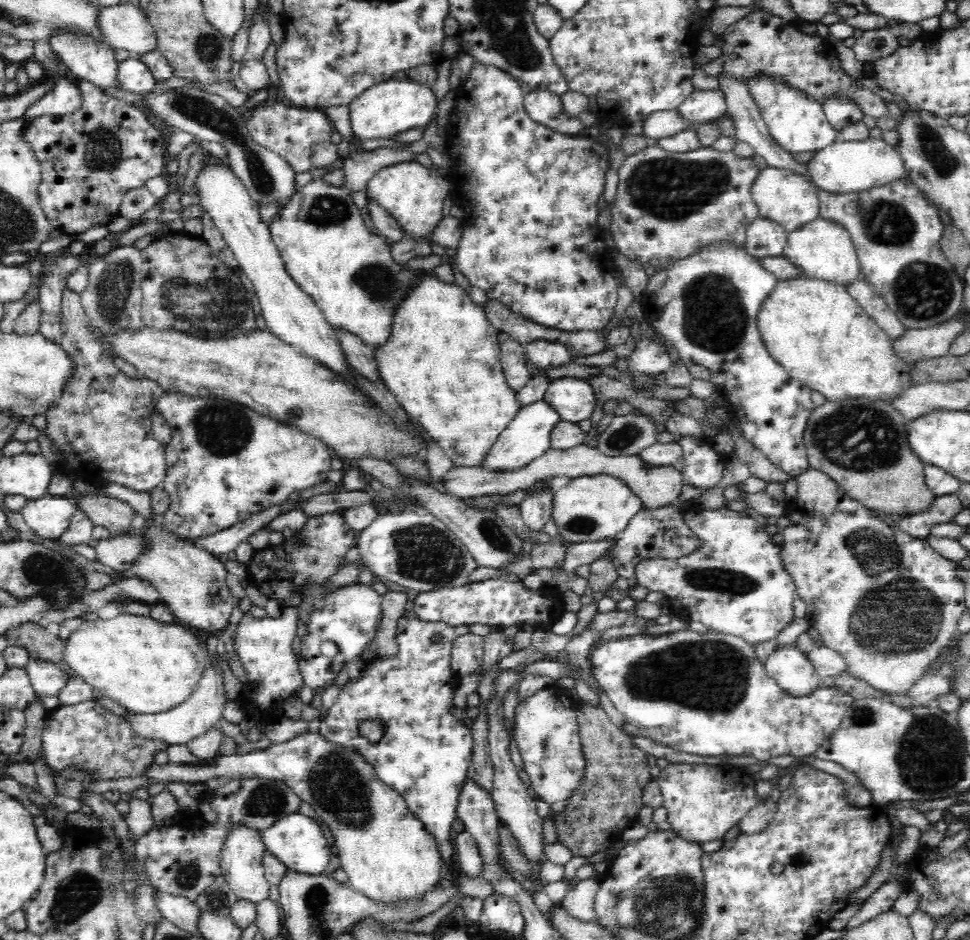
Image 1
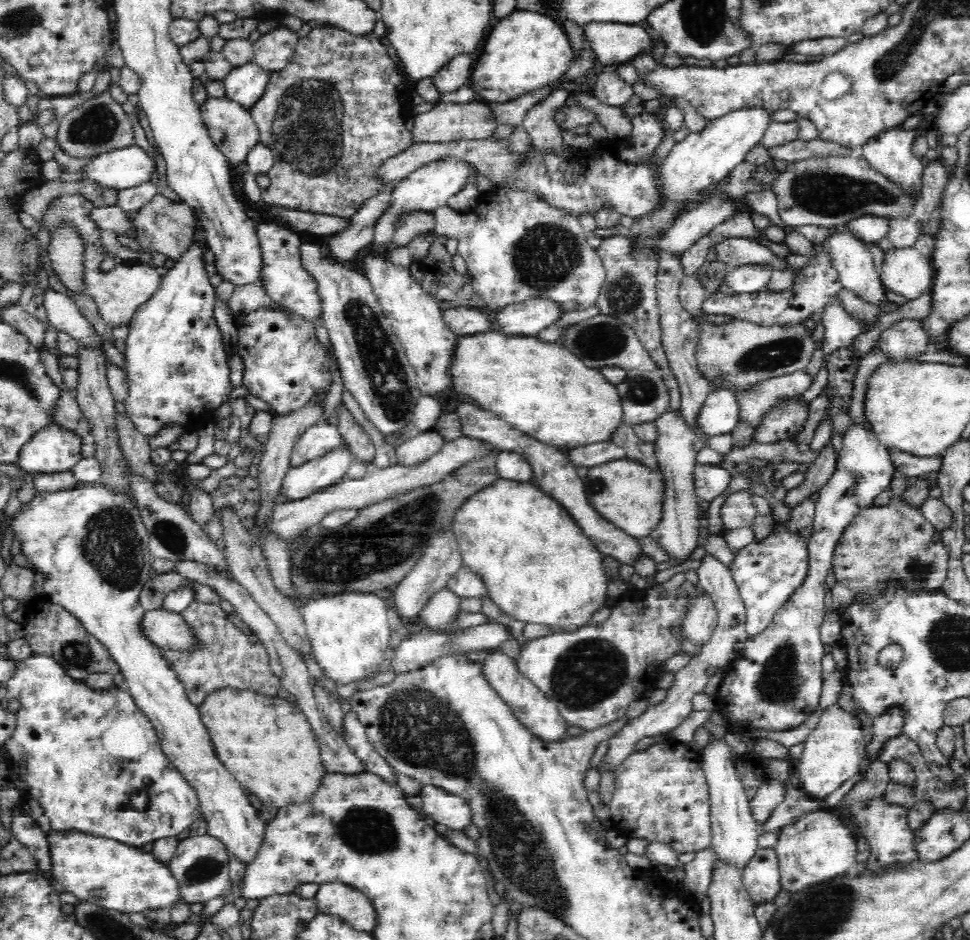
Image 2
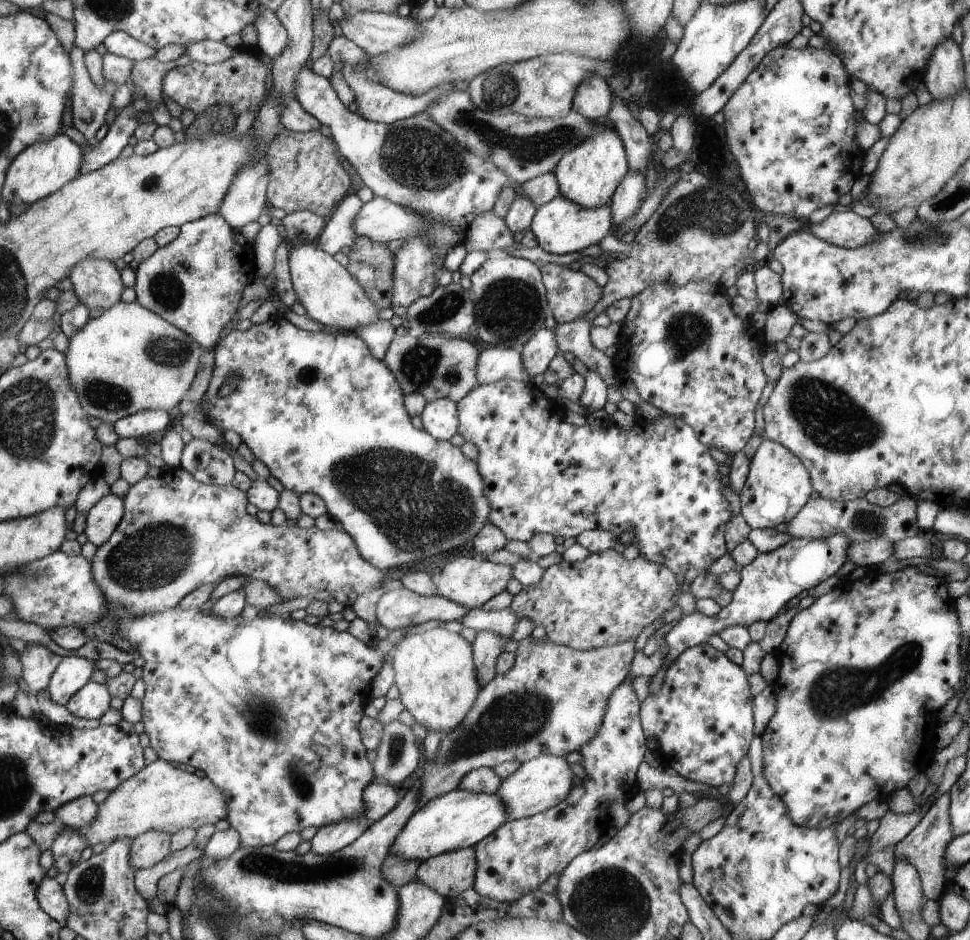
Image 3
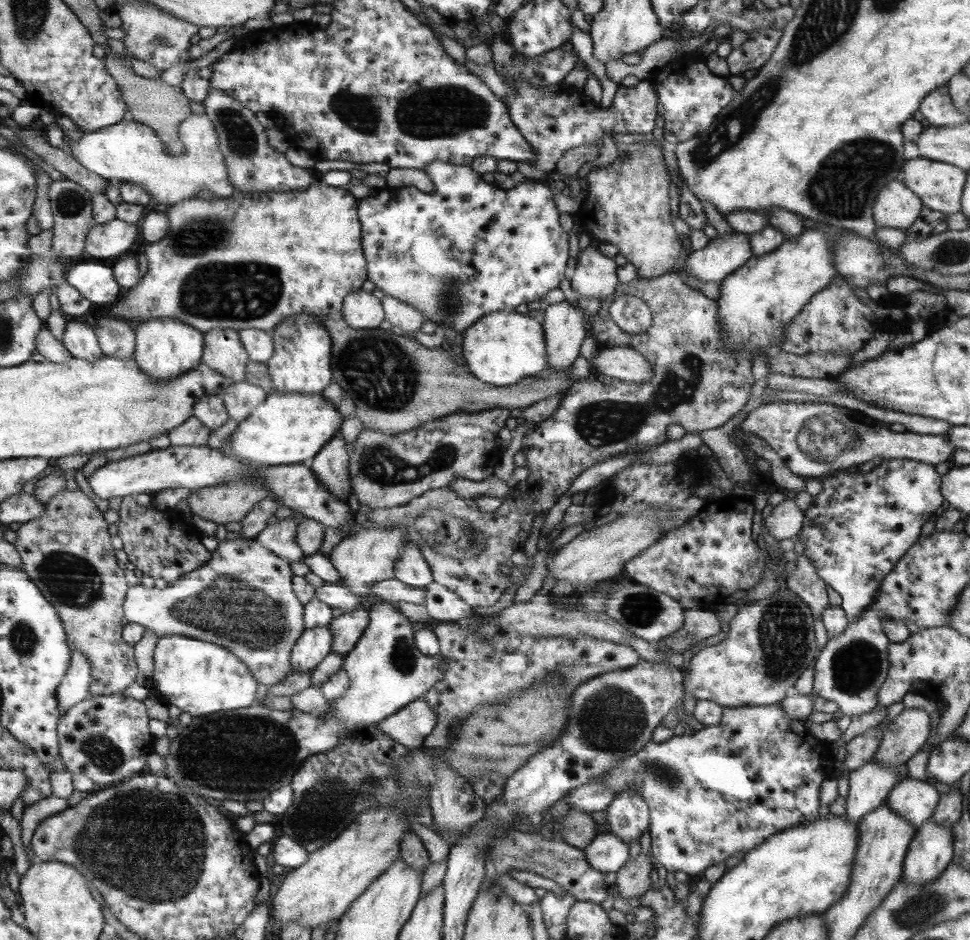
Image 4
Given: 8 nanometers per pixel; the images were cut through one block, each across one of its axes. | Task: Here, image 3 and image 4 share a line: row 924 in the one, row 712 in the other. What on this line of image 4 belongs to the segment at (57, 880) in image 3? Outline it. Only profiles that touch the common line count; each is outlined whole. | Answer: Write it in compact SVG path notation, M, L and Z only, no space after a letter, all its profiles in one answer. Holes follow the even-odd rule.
M83 652L72 654L72 664L67 672L67 677L58 688L60 711L63 715L79 702L93 696L90 691L93 682L92 673L91 660L85 658Z

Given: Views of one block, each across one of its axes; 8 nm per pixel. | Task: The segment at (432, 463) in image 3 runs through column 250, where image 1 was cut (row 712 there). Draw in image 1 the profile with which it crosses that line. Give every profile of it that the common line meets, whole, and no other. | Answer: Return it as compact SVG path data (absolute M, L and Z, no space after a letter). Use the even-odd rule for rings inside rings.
M414 612L404 614L398 620L395 633L396 645L399 648L397 656L374 658L356 680L341 686L336 701L326 710L320 722L321 736L326 741L361 753L366 763L374 767L378 779L401 793L409 811L424 823L426 832L435 837L444 864L450 864L454 854L450 842L451 826L456 820L457 804L467 770L473 764L473 737L470 725L456 719L450 711L454 708L453 696L459 678L451 670L451 650L456 638L454 627L442 622L423 622ZM433 634L440 634L442 640L430 641ZM365 720L384 724L384 734L378 742L370 742L360 735L357 726Z

